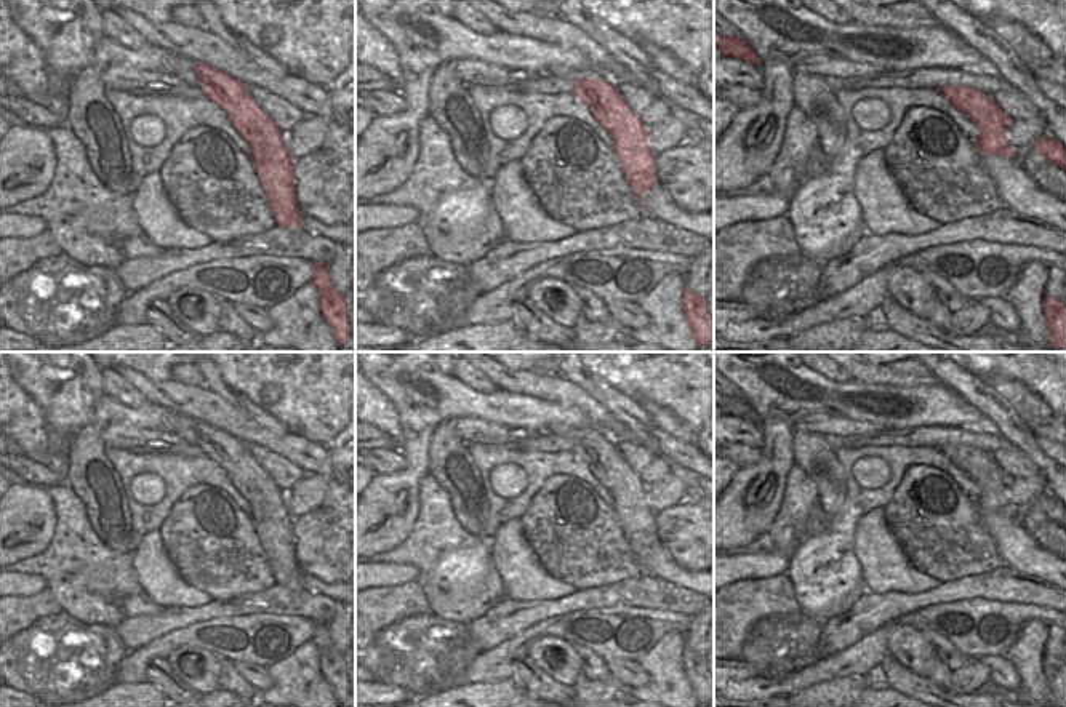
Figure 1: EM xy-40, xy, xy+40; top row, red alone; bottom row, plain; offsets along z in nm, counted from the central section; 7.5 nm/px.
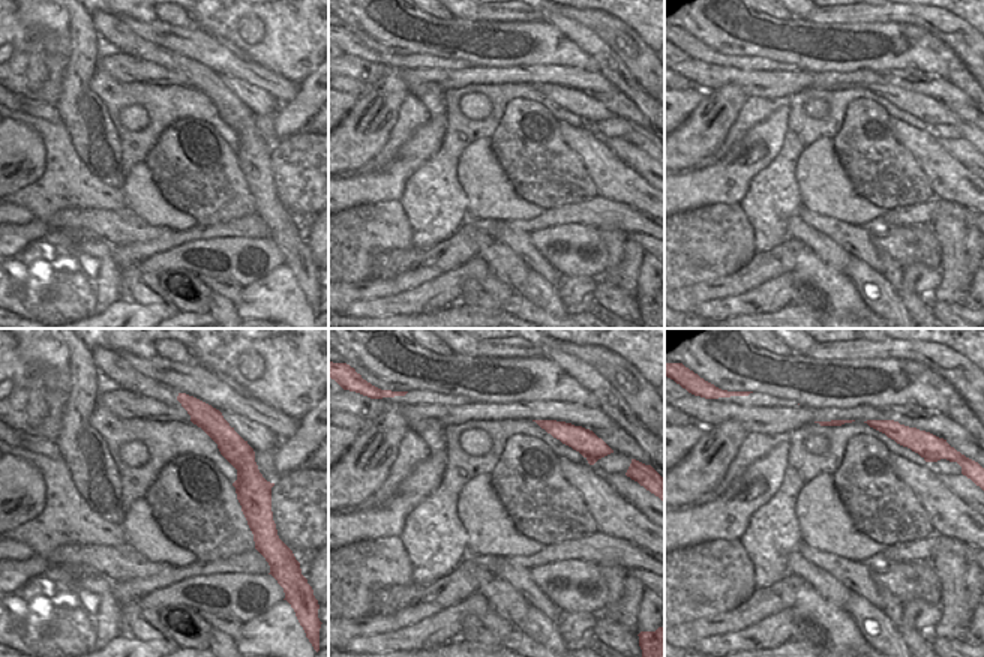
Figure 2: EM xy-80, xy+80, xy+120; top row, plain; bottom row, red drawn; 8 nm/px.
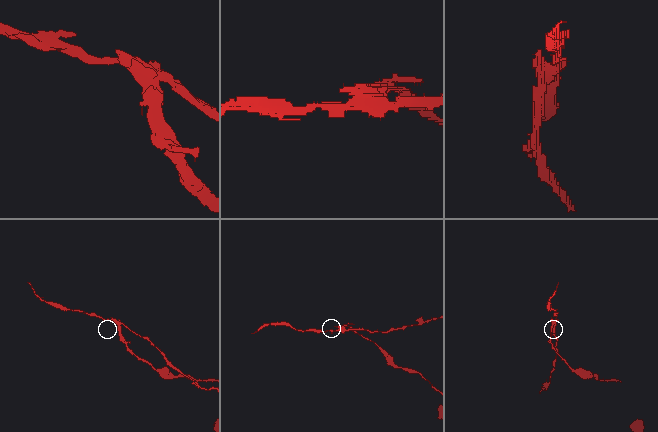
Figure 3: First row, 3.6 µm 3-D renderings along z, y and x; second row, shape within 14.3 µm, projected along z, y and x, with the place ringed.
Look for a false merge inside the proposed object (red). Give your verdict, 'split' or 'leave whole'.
split

